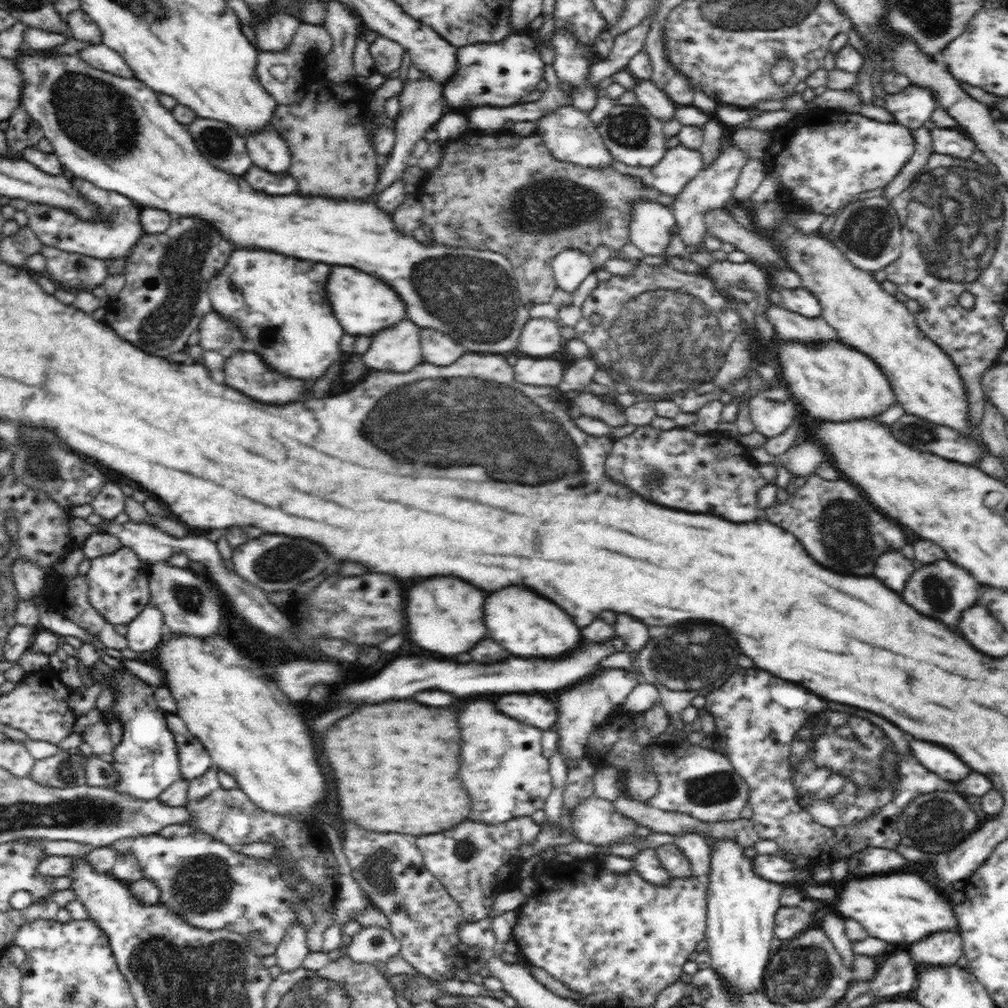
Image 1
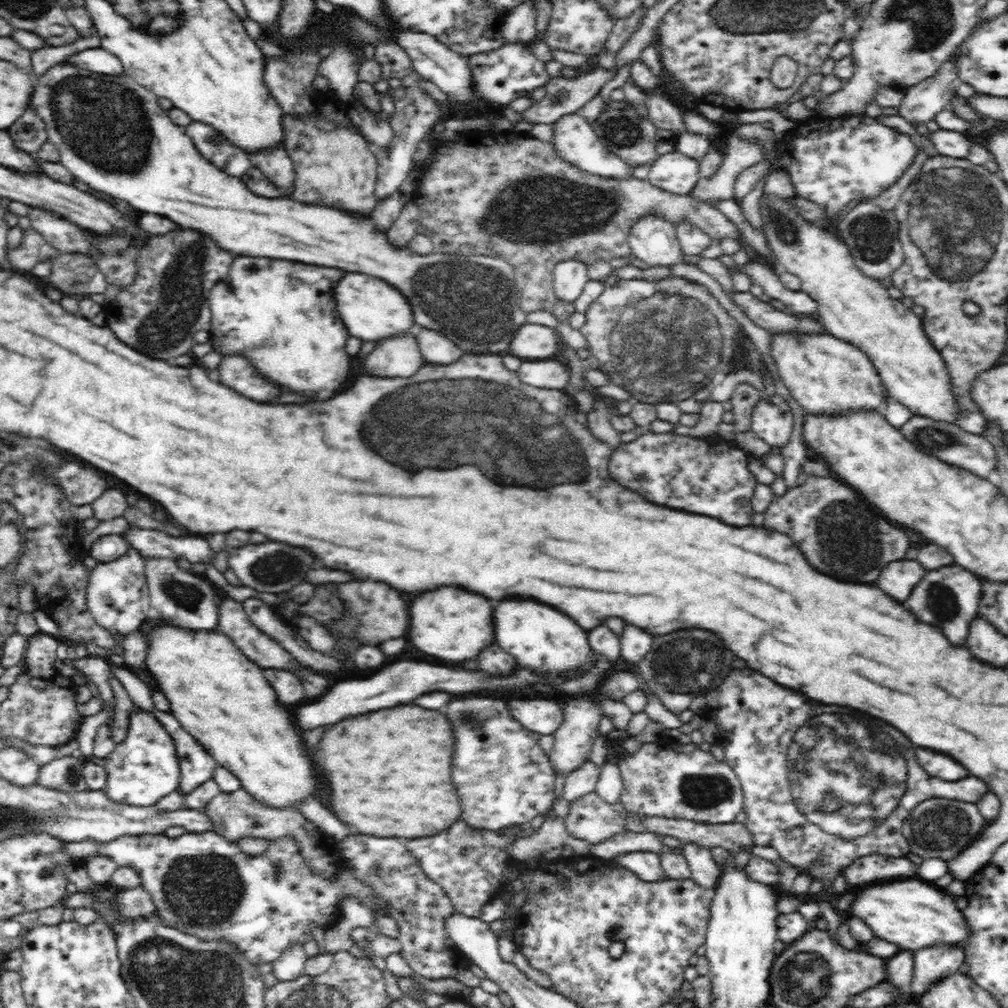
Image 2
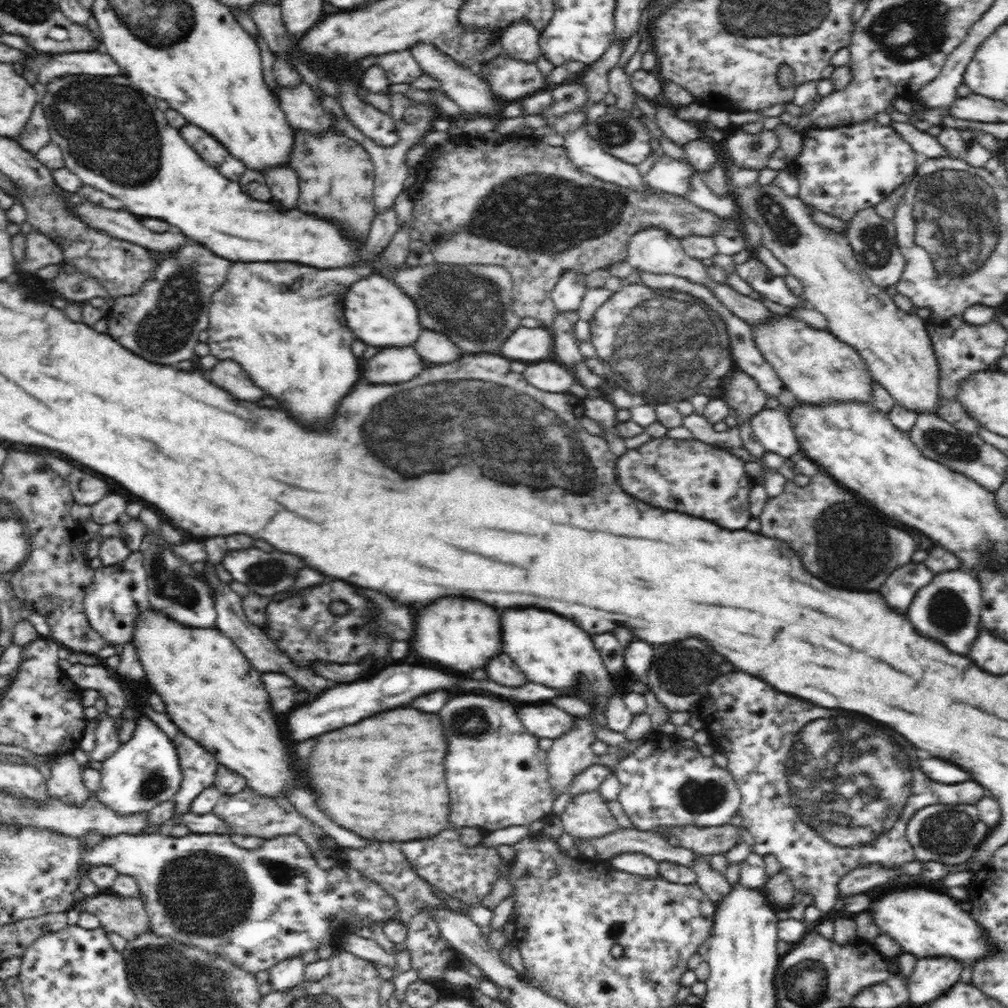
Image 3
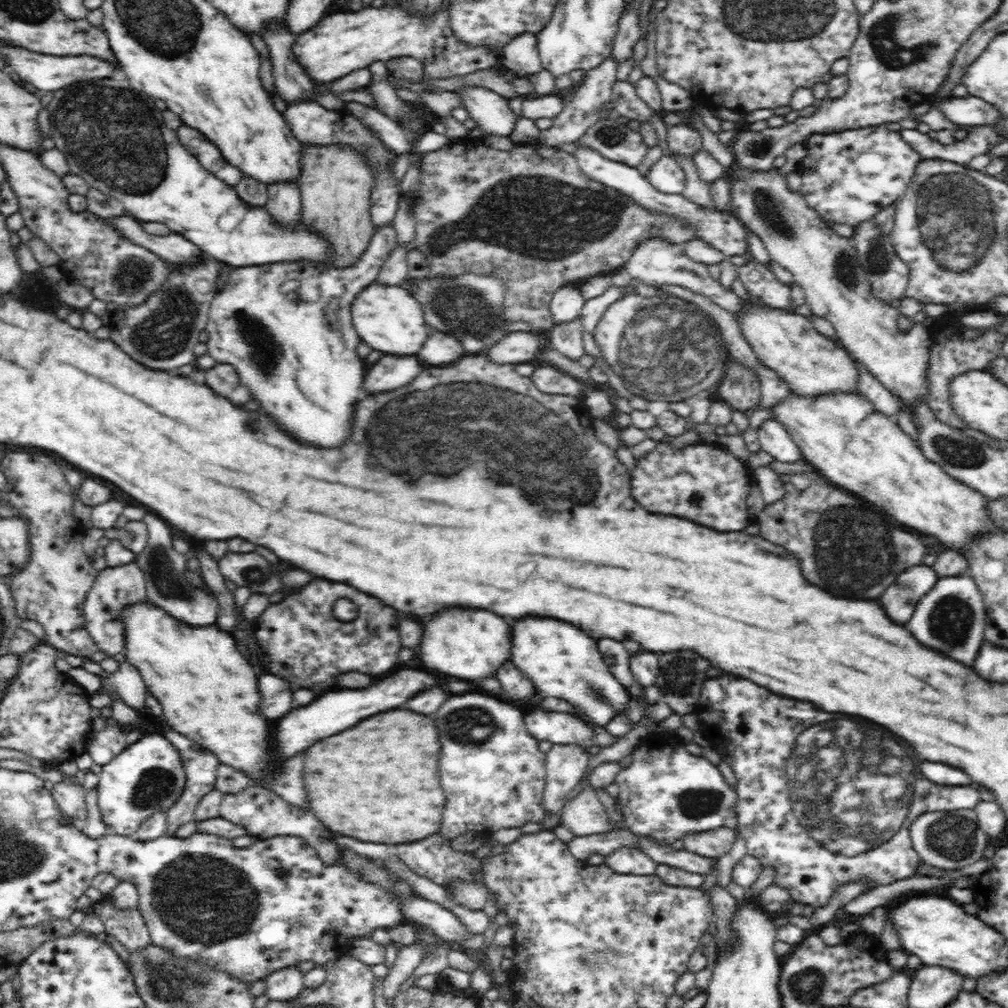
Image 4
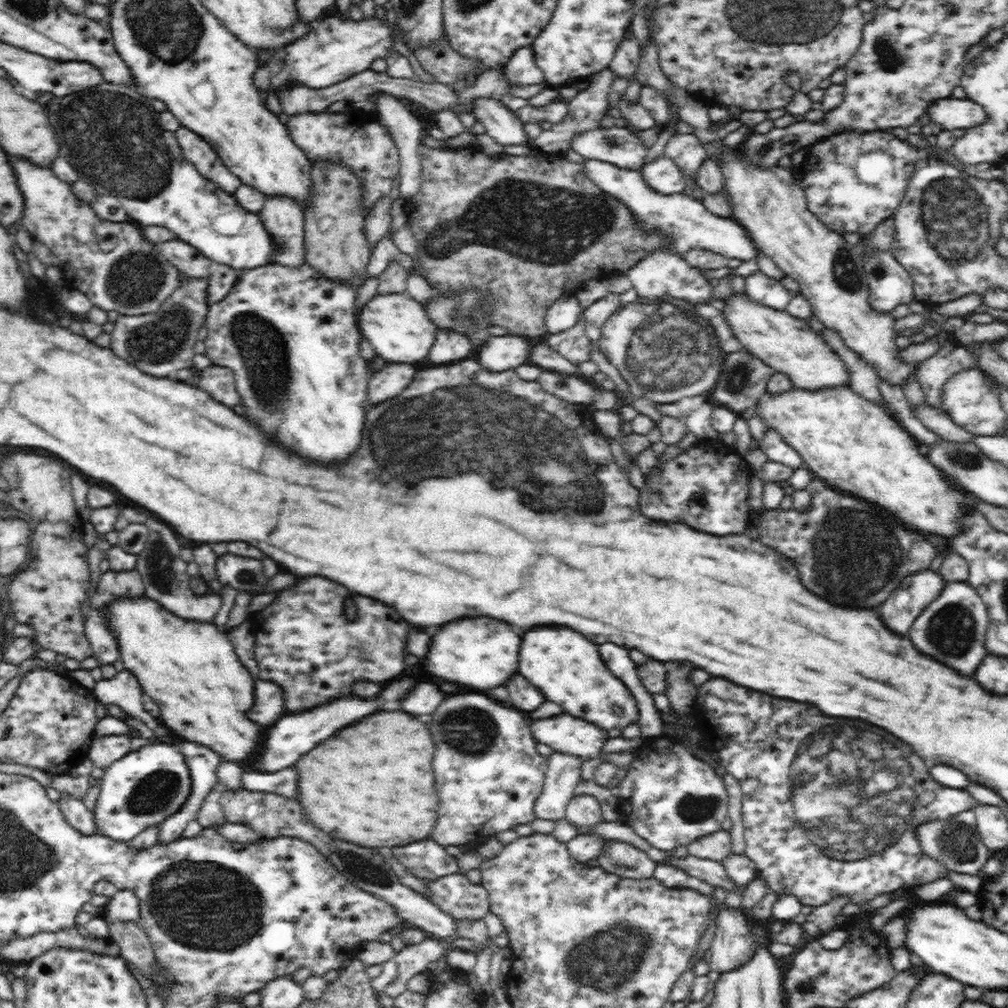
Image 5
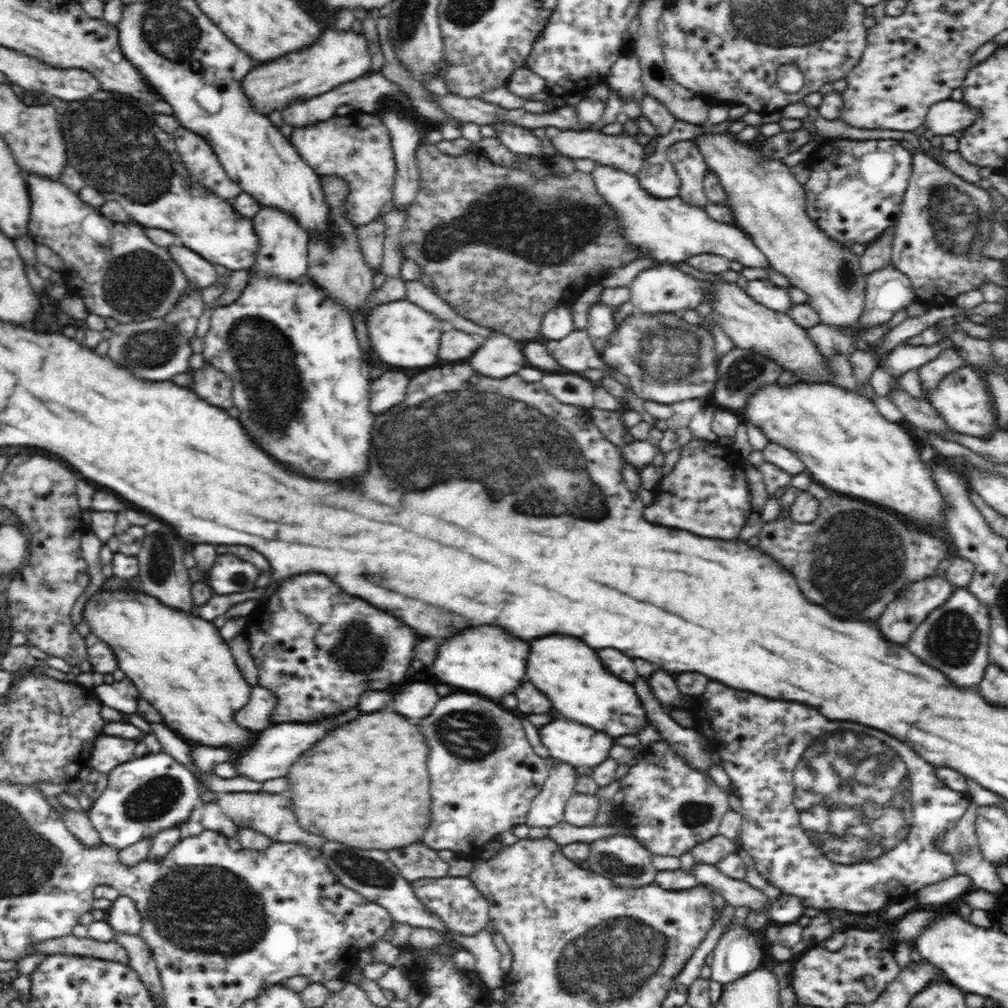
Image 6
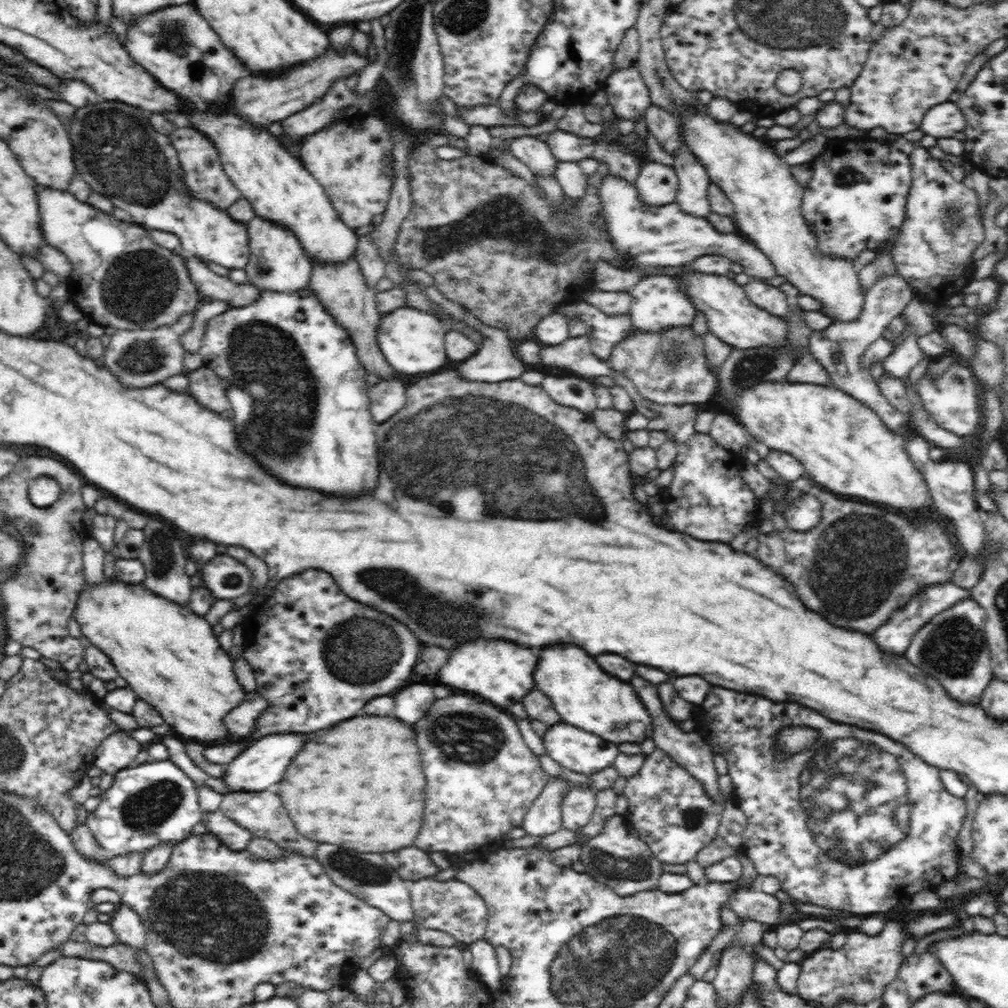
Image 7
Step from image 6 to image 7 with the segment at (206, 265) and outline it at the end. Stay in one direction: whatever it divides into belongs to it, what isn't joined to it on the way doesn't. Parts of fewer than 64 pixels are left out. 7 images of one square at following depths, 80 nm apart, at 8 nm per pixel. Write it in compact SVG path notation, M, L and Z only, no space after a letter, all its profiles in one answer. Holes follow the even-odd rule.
M183 251L180 254L186 260L192 282L205 300L222 300L229 308L240 308L241 305L256 300L257 294L260 293L260 289L251 283L237 284L228 277L210 271L203 260L198 258L198 262L194 262L192 258L188 260L191 254Z

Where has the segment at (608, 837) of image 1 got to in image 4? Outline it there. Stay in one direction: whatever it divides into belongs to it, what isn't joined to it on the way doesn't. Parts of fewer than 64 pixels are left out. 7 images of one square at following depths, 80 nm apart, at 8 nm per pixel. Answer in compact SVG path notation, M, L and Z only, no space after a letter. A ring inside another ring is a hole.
M594 790L580 791L567 801L561 812L560 823L578 837L603 835L615 828Z

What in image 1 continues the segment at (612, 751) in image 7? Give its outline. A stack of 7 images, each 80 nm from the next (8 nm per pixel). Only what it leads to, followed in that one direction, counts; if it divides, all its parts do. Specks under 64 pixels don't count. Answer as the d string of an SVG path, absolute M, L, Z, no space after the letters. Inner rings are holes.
M506 694L500 696L494 706L505 715L542 731L554 729L557 723L555 705L540 696Z

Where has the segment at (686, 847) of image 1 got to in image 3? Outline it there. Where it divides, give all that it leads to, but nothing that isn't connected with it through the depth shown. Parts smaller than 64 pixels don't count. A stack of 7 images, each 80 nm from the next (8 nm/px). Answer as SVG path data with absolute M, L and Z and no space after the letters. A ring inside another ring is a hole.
M697 855L697 860L691 870L697 875L697 886L706 894L706 897L710 899L715 907L730 893L731 885L726 881L723 874L712 869L704 856Z

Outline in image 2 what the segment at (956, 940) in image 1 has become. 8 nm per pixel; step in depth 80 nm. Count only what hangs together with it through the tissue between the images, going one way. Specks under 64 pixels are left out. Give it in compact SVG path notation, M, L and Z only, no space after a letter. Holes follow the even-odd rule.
M938 941L925 948L912 951L914 960L914 976L911 982L910 998L915 1001L927 986L948 974L958 973L962 964L965 963L964 949L959 943Z

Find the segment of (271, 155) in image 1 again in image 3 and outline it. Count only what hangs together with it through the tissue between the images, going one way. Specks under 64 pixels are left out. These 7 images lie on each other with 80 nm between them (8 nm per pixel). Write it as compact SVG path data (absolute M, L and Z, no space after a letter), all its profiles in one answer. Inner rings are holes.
M290 164L273 165L264 169L263 174L271 192L271 201L283 208L297 208L300 189L297 174Z

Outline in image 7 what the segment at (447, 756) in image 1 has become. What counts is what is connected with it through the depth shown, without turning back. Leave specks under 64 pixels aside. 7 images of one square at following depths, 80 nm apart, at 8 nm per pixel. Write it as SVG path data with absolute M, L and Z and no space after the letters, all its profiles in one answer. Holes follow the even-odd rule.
M358 716L358 718L352 718L352 720L340 722L326 732L312 734L312 738L308 738L308 744L304 744L304 752L300 752L300 756L296 756L296 760L292 760L292 764L288 766L288 772L284 774L284 780L280 782L278 792L280 792L280 796L284 796L284 806L288 808L288 814L292 816L292 820L296 824L296 830L302 836L308 836L310 840L316 840L316 842L340 844L340 846L352 848L356 852L395 852L396 848L400 849L414 845L414 838L419 836L418 830L422 826L422 812L424 812L424 786L426 786L426 780L422 776L420 750L416 746L412 728L404 726L404 722L400 722L396 718Z

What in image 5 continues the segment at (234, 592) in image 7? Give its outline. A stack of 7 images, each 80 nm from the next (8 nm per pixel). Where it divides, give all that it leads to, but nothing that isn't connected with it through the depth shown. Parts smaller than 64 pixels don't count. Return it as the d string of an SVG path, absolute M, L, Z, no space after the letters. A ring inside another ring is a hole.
M226 553L218 556L216 574L221 586L230 586L238 591L261 592L269 579L264 577L262 561L254 557Z

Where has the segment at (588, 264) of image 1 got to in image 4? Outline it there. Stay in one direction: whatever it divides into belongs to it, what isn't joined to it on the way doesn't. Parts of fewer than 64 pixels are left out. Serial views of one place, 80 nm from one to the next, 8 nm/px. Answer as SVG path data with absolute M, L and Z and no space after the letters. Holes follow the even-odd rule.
M571 281L560 285L550 297L549 307L552 311L553 324L572 322L574 318L579 318L585 302L580 295L579 283Z

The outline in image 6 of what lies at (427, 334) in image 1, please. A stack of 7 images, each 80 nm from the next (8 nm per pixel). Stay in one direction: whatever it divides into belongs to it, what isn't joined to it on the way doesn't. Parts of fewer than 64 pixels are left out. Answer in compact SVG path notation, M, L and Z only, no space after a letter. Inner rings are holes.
M452 327L444 329L440 342L439 361L469 360L478 348L478 342L470 334Z

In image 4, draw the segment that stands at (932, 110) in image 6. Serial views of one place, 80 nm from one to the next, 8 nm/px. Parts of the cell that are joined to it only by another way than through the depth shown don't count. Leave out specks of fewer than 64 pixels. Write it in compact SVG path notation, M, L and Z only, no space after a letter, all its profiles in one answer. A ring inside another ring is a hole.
M976 96L952 97L934 106L958 126L992 126L999 118L999 110Z

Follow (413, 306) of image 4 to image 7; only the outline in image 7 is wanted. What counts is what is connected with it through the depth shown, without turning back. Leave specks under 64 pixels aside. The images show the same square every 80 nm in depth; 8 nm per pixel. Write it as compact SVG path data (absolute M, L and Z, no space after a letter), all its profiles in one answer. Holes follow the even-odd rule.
M401 305L392 312L382 313L380 324L376 328L376 342L385 360L394 371L405 377L416 378L420 375L432 375L448 364L444 338L448 329L442 321L431 313L418 308Z

